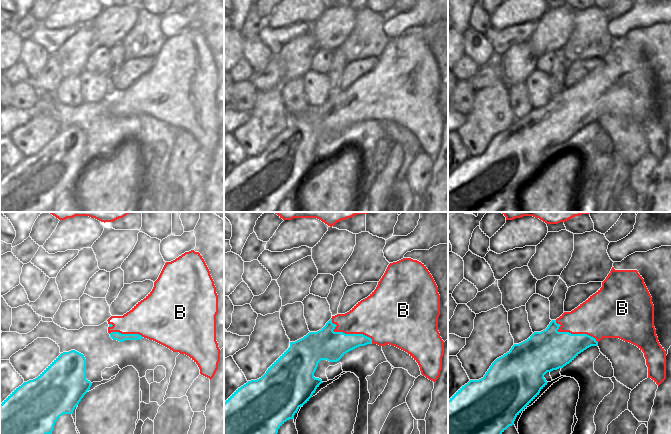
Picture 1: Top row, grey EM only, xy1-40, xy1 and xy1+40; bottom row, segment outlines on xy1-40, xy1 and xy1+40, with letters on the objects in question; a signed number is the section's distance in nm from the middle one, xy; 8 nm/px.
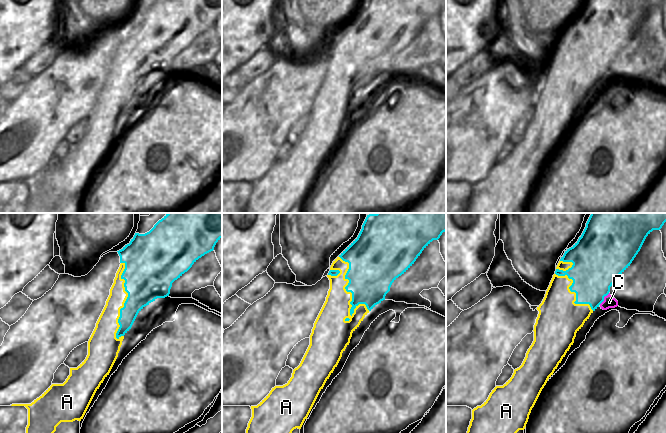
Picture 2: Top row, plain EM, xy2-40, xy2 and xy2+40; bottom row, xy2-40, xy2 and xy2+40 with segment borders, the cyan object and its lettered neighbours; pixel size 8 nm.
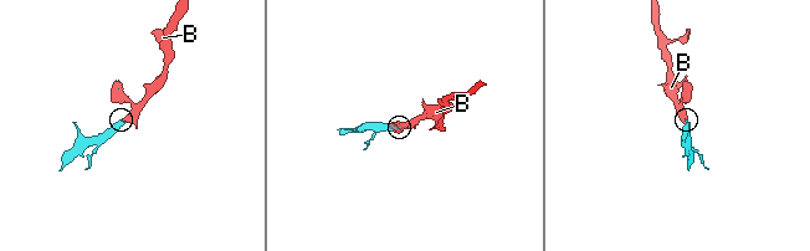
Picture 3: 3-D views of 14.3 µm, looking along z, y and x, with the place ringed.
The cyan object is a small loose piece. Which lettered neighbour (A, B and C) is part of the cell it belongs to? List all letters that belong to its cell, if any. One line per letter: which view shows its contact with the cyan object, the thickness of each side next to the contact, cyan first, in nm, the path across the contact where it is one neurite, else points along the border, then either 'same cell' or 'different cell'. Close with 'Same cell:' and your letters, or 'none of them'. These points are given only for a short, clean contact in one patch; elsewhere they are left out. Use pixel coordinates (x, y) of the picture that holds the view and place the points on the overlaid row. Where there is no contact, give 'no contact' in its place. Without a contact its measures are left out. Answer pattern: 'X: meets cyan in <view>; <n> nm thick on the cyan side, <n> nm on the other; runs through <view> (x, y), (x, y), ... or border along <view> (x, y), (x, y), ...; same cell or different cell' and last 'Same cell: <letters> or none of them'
A: meets cyan in xy2; 380 nm thick on the cyan side, 220 nm on the other; same cell
B: meets cyan in xy1; 260 nm thick on the cyan side, 320 nm on the other; same cell
C: meets cyan in xy2+40; 380 nm thick on the cyan side, 100 nm on the other; different cell
Same cell: A, B

